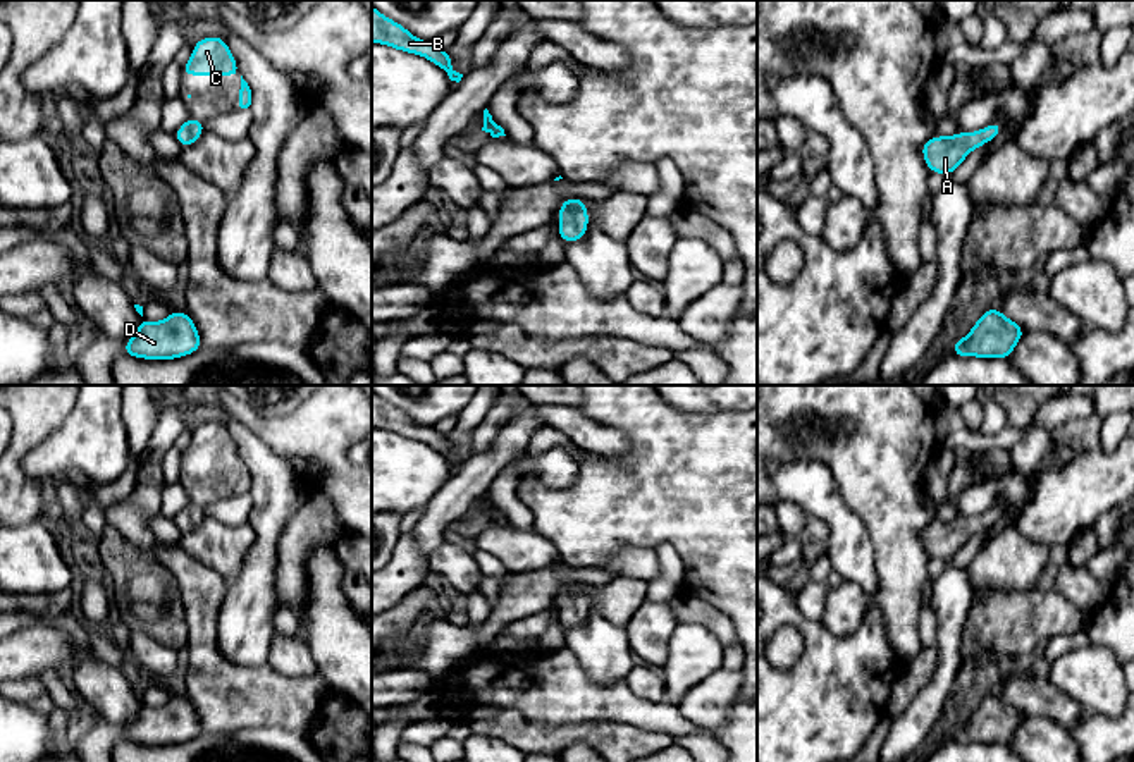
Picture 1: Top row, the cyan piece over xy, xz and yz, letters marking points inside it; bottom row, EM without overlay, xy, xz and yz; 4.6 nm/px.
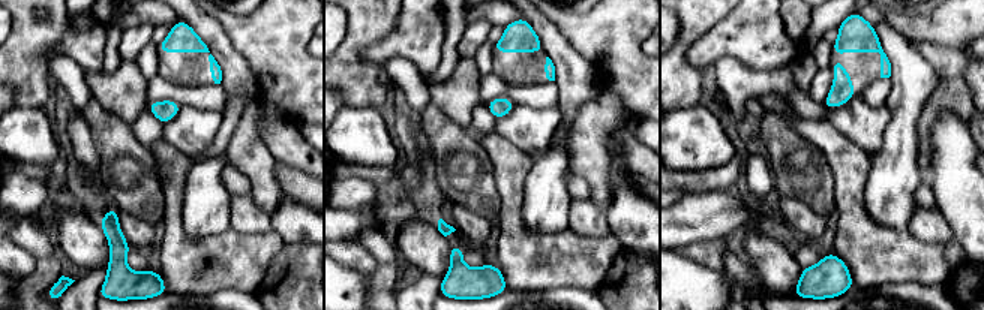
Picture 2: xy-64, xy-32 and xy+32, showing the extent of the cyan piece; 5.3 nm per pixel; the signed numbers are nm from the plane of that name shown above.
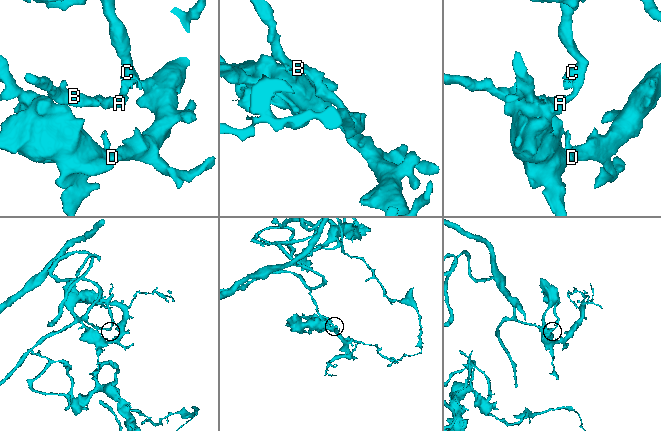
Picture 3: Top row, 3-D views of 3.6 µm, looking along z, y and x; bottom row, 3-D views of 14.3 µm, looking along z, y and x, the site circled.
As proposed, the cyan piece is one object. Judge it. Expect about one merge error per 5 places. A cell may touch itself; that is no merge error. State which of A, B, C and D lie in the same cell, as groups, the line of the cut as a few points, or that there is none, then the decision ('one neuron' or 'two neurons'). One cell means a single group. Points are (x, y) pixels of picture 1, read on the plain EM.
groups A B C D; cut none; one neuron

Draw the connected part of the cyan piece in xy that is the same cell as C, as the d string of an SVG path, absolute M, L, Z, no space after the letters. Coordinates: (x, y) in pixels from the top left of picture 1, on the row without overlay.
M206 421L193 430L191 444L182 451L184 461L239 461L239 492L251 490L251 475L243 464L234 440L220 421Z

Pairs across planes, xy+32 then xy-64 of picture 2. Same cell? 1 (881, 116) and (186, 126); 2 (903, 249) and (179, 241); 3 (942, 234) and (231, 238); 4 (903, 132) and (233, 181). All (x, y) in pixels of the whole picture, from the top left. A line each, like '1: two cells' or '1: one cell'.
1: one cell
2: one cell
3: two cells
4: two cells

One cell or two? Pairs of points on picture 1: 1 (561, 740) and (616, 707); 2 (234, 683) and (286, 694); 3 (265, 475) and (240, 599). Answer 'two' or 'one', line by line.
1: two
2: one
3: one

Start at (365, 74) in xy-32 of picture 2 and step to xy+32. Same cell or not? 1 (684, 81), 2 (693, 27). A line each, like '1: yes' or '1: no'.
1: yes
2: yes

